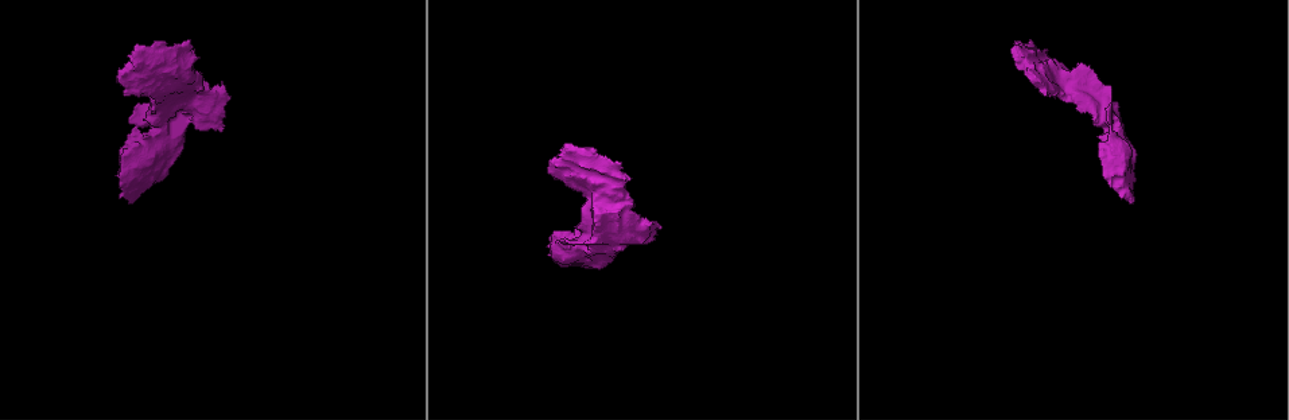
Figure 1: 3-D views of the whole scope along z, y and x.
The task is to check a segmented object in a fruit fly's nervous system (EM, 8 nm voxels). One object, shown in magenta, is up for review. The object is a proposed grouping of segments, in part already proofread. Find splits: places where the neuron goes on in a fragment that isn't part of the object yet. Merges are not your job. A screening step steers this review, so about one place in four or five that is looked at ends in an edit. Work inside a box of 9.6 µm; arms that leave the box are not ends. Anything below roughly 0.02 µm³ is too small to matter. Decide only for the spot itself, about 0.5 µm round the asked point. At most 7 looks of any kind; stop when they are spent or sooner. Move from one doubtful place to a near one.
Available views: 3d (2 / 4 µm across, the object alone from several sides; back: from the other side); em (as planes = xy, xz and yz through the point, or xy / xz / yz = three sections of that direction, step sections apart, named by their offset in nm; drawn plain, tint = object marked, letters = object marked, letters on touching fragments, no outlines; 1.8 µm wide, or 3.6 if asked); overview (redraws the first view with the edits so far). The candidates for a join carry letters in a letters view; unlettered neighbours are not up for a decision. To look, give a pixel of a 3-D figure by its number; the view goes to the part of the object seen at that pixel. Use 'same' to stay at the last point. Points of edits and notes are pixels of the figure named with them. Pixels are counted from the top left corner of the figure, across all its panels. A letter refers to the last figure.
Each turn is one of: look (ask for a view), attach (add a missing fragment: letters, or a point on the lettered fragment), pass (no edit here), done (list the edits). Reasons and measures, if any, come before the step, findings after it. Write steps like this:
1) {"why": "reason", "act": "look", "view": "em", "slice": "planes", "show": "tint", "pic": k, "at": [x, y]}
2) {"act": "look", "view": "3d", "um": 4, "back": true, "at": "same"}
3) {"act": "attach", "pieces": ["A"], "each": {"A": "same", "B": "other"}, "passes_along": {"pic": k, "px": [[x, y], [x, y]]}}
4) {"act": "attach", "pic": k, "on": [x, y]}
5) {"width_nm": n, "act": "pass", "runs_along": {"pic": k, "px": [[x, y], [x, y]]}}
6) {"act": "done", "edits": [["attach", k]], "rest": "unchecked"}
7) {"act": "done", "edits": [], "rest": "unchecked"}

{"why": "closes a loop", "act": "look", "view": "3d", "um": 2, "pic": 1, "at": [229, 97]}

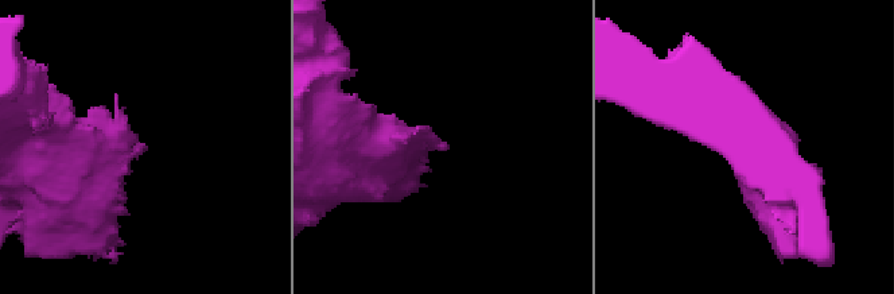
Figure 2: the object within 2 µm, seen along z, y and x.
{"act": "look", "view": "em", "um": 3.6, "slice": "planes", "show": "letters", "pic": 2, "at": [445, 147]}

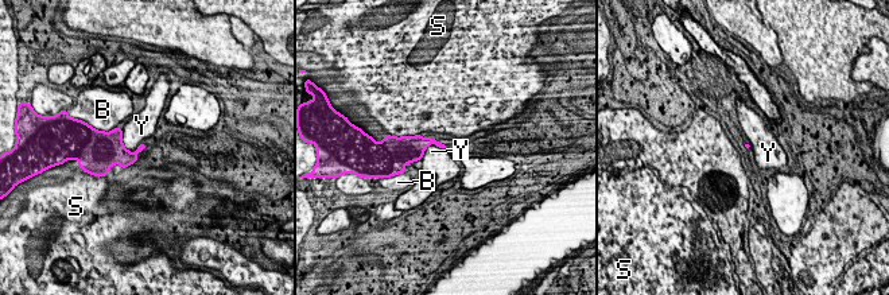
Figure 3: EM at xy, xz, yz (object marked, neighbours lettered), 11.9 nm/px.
{"longest_contact_nm": ["Y", 320], "act": "pass", "each": {"B": "other", "S": "other", "Y": "other"}, "border": {"pic": 3, "px": [[121, 129], [121, 143], [135, 151]]}, "found": "none of them fits"}

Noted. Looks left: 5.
{"why": "stops while still wide", "act": "look", "view": "3d", "um": 4, "pic": 1, "at": [562, 265]}

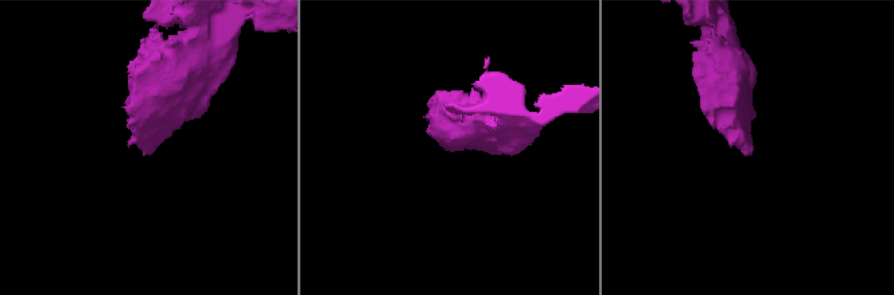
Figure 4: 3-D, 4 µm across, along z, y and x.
{"why": "now the EM", "act": "look", "view": "em", "um": 3.6, "slice": "yz", "step": 16, "show": "plain", "pic": 4, "at": [450, 149]}

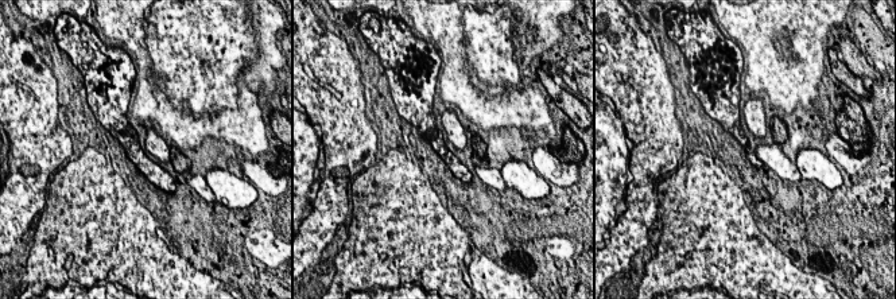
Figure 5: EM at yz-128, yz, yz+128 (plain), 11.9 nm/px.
{"why": "what lies round it", "act": "look", "view": "em", "um": 3.6, "slice": "yz", "step": 16, "show": "letters", "at": "same"}

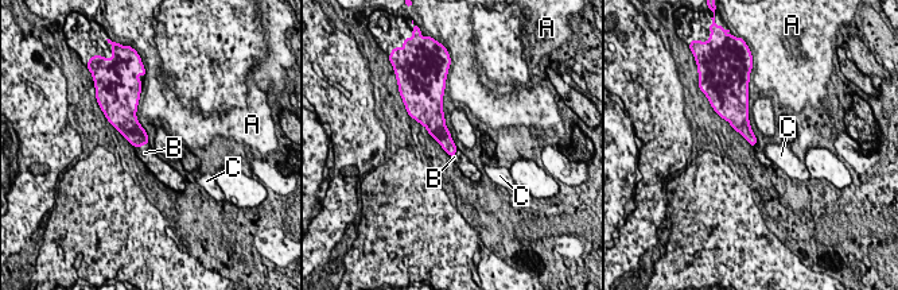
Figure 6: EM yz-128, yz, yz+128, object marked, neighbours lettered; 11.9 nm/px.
{"act": "attach", "pieces": ["B"], "each": {"A": "other", "B": "same", "C": "other"}, "passes_along": {"pic": 6, "px": [[129, 128], [140, 146], [144, 153]]}, "found": "the neuron continues"}

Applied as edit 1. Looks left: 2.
{"act": "done", "edits": [["attach", 6]], "rest": "unchecked"}

